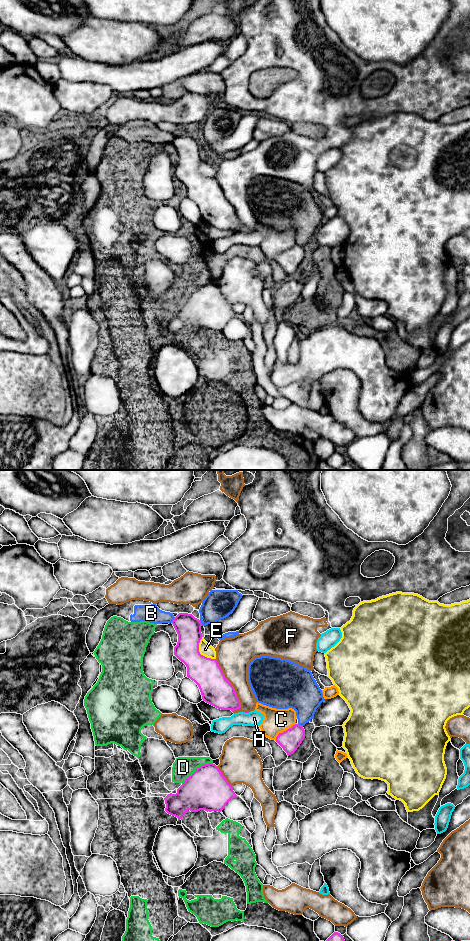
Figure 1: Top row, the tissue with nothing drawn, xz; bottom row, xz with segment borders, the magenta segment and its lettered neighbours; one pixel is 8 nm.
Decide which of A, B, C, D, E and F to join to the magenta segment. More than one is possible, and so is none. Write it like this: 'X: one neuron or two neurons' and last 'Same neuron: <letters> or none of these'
A: two neurons
B: two neurons
C: two neurons
D: two neurons
E: two neurons
F: two neurons
Same neuron: none of these

